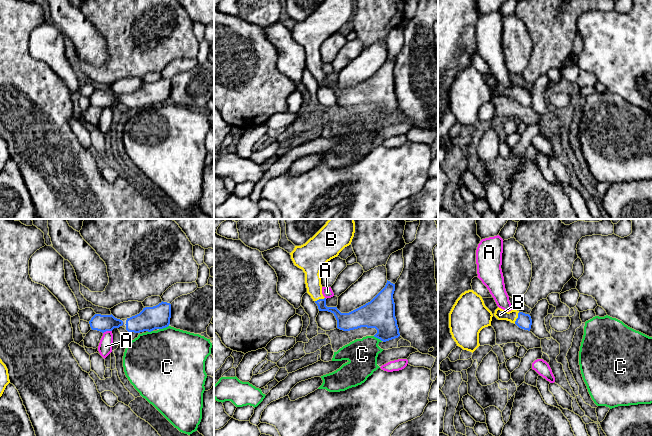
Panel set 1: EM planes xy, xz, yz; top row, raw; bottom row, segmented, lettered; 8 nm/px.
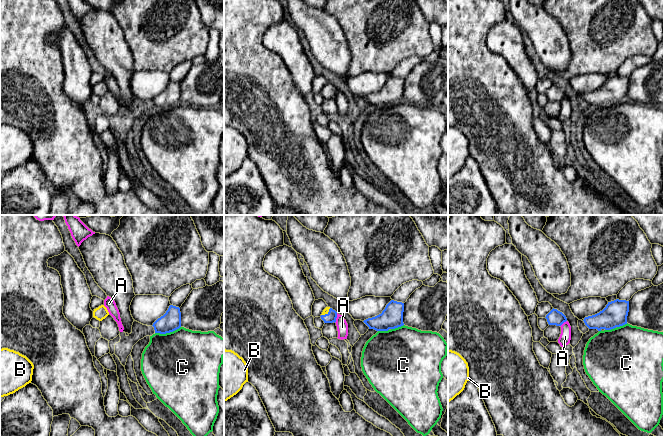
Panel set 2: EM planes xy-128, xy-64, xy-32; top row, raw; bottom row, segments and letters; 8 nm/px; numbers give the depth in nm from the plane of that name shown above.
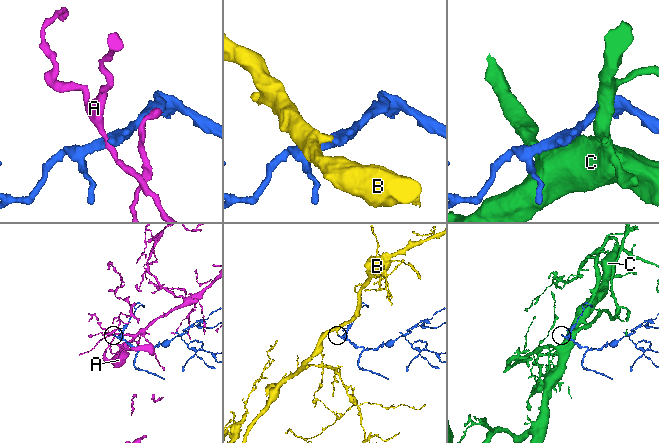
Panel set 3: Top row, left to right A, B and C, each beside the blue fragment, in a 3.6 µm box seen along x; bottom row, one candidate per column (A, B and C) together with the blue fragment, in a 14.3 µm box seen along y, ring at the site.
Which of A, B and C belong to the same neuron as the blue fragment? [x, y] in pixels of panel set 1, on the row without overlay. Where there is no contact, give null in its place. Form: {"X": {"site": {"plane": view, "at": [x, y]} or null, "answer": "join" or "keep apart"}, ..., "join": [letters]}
{"A": {"site": {"plane": "xy", "at": [107, 106]}, "answer": "keep apart"}, "B": {"site": {"plane": "yz", "at": [517, 94]}, "answer": "join"}, "C": {"site": {"plane": "xy", "at": [163, 103]}, "answer": "keep apart"}, "join": ["B"]}

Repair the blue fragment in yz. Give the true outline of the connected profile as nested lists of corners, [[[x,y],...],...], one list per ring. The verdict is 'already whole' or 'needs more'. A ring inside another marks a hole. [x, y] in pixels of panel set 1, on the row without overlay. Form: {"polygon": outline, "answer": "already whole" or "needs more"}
{"polygon": [[[501,84],[495,86],[494,92],[498,96],[507,96],[516,100],[519,104],[530,107],[532,95],[529,90],[519,88],[517,86],[505,87]]], "answer": "needs more"}

